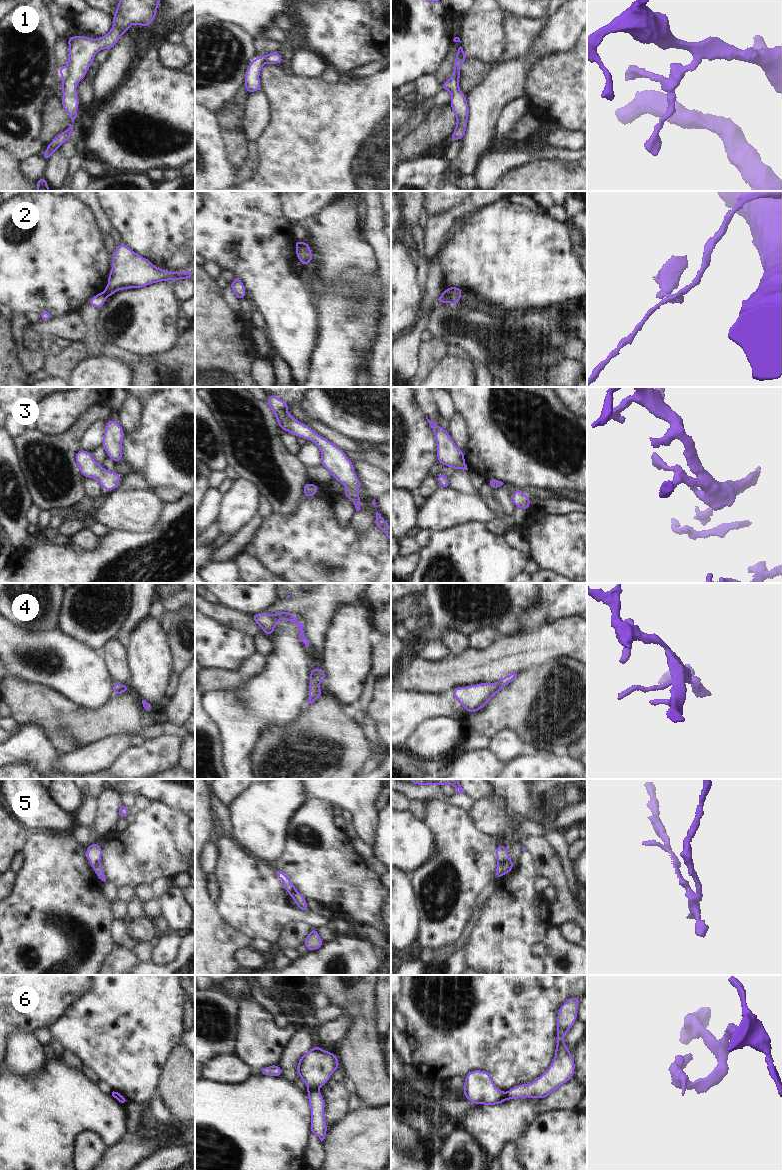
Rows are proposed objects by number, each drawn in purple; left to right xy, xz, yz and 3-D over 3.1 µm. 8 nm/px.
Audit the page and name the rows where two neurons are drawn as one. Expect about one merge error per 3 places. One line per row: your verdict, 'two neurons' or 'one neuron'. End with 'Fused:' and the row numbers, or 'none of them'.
1: two neurons
2: two neurons
3: one neuron
4: one neuron
5: two neurons
6: two neurons
Fused: 1, 2, 5, 6

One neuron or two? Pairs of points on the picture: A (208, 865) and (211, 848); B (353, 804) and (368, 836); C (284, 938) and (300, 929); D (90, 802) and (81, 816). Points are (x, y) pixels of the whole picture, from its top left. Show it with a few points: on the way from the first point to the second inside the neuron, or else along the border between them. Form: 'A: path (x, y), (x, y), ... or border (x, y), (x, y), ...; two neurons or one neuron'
A: path (209, 861), (211, 852); one neuron
B: path (361, 812), (365, 828); one neuron
C: path (288, 937), (298, 933); one neuron
D: path (89, 805), (84, 813); one neuron

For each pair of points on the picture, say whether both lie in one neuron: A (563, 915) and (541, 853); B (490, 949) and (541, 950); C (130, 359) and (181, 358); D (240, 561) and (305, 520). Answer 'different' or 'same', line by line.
A: same
B: different
C: same
D: different

